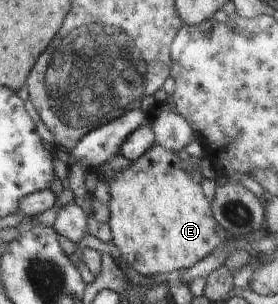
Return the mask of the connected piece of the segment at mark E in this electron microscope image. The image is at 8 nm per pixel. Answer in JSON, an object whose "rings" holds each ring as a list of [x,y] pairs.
{"rings":[[[155,143],[127,168],[107,176],[109,228],[126,264],[141,276],[189,268],[208,257],[225,236],[201,187],[179,168],[179,156]]]}

